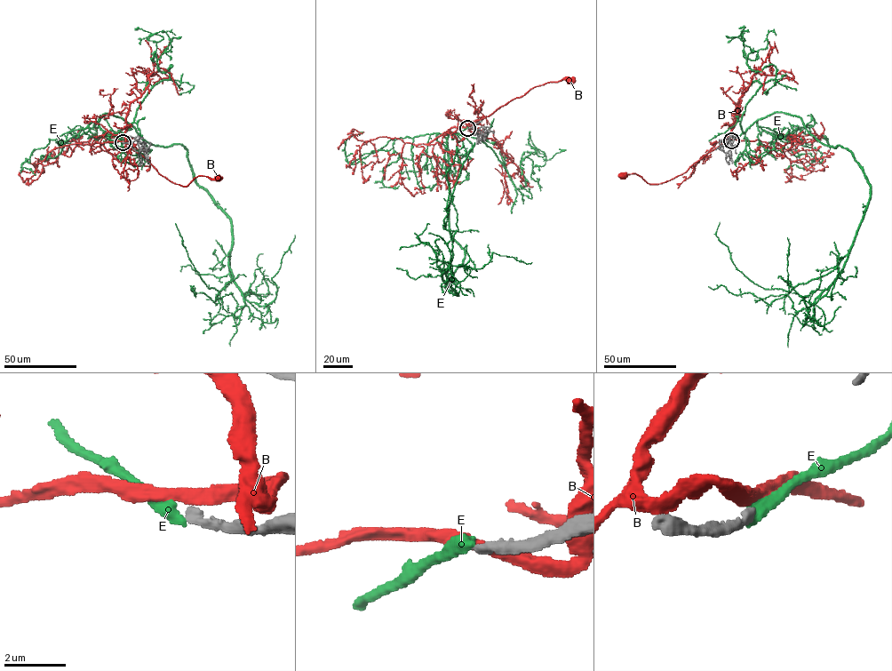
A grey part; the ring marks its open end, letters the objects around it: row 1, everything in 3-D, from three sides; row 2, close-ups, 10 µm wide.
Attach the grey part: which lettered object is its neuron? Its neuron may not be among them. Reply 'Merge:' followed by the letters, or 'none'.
Merge: none

